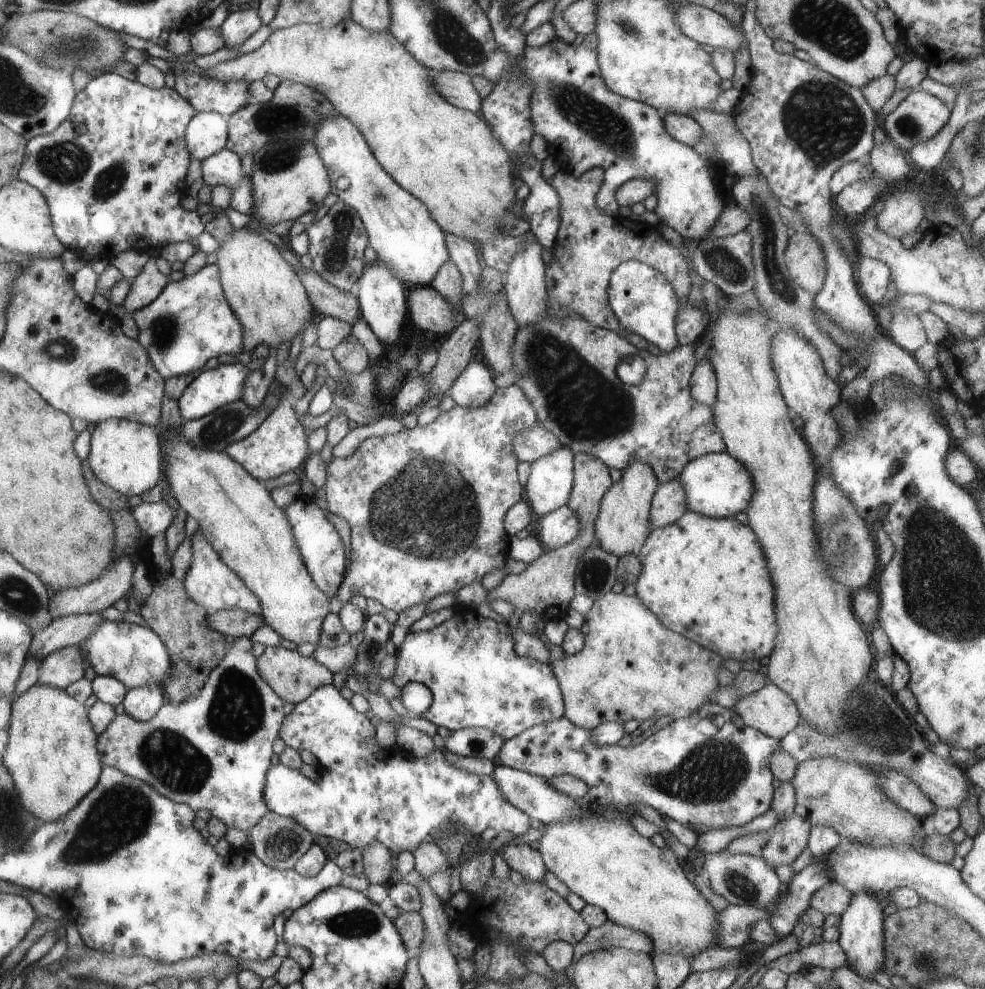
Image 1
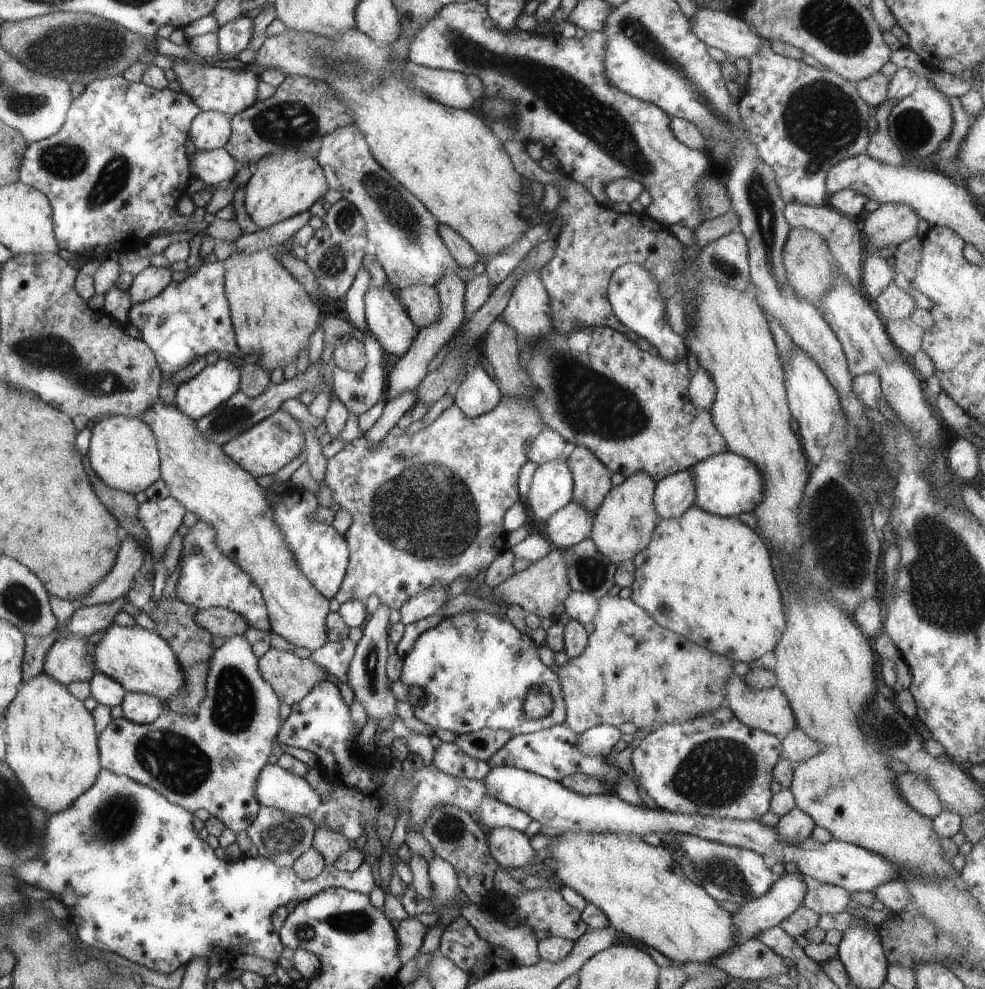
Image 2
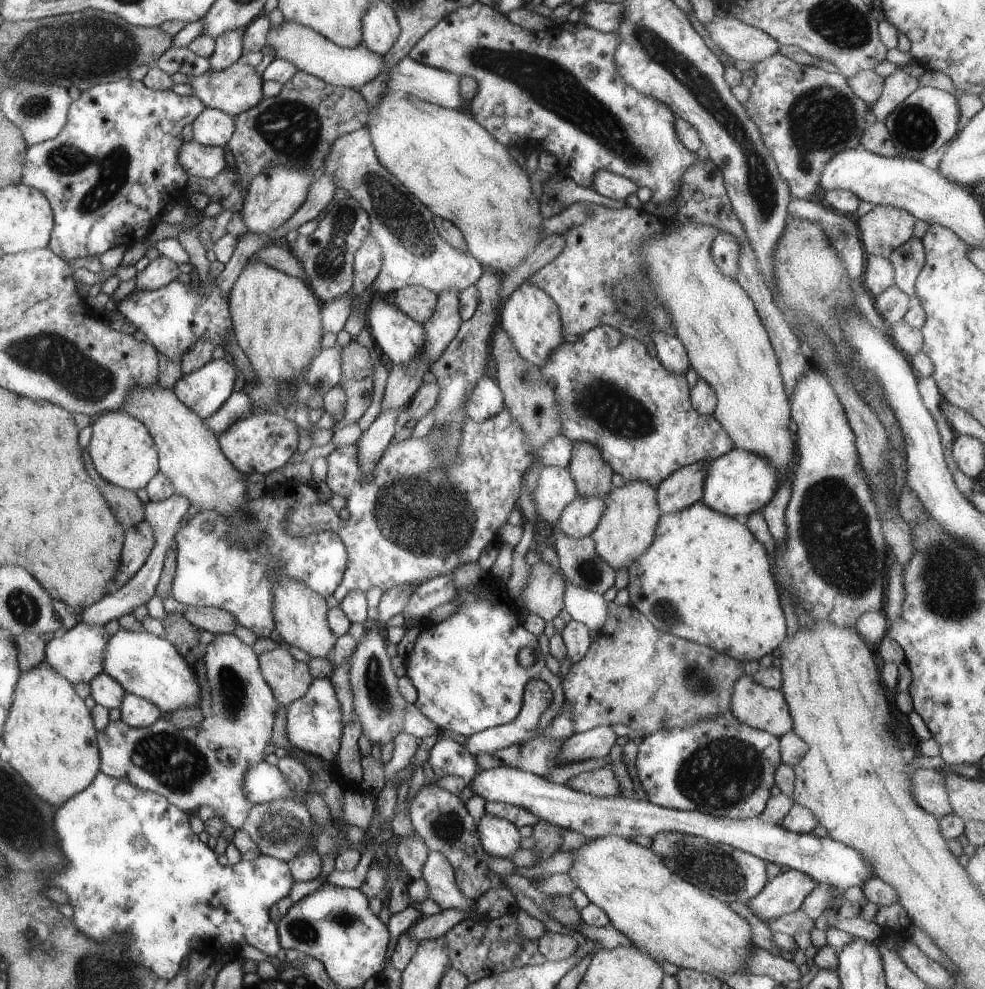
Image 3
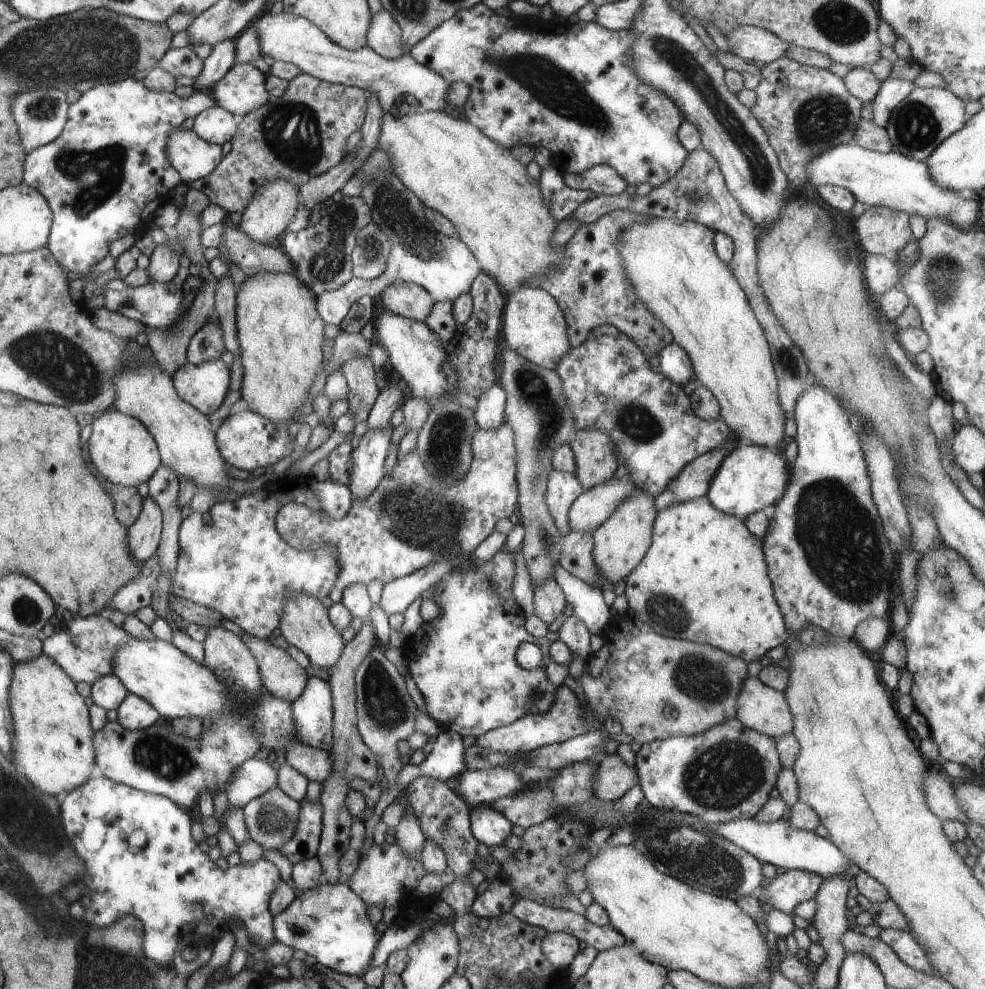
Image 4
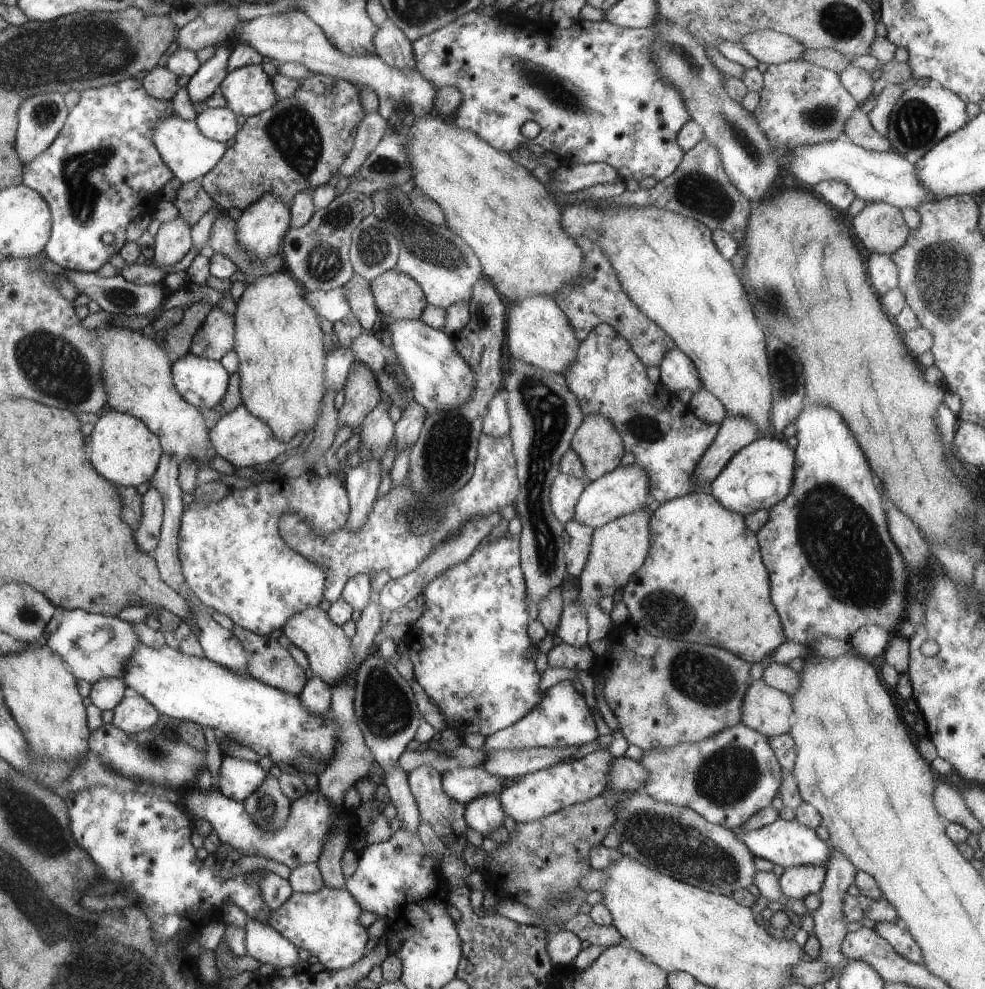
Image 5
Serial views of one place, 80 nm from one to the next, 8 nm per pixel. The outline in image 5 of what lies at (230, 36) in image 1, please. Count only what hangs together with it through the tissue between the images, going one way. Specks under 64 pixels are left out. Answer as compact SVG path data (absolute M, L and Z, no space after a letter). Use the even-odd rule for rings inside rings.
M229 43L219 45L217 52L214 52L214 56L208 62L201 64L198 72L190 78L186 90L188 90L188 96L196 115L204 110L202 102L209 100L214 92L221 89L221 84L229 74L229 60L232 54L232 45Z

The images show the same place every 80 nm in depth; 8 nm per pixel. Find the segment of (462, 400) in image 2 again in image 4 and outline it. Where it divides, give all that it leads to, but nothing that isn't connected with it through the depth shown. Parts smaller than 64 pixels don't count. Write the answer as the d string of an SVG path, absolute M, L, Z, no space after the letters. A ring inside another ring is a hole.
M496 382L484 394L480 394L480 400L474 412L477 426L483 430L492 430L505 422L506 400L506 392Z

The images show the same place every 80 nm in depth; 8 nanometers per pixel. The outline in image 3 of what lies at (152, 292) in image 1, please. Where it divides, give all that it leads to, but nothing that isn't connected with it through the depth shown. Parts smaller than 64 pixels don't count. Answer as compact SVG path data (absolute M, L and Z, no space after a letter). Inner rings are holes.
M160 255L156 260L152 260L144 271L137 274L134 292L158 290L173 282L179 274L178 265L166 256Z

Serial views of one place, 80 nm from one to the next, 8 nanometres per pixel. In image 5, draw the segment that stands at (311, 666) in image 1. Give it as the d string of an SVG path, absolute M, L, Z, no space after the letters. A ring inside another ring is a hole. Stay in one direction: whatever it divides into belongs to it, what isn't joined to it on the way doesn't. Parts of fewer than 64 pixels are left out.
M236 625L231 632L236 634L249 652L249 675L286 694L299 696L302 693L307 682L305 671L279 640L269 636L258 636Z

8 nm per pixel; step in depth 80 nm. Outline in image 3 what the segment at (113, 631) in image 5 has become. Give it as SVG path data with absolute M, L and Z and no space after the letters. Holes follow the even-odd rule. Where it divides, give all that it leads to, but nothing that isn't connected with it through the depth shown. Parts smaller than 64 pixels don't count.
M76 624L70 630L63 630L59 637L48 637L45 650L45 662L57 670L72 685L90 683L105 671L105 651L112 634L106 632L105 626Z

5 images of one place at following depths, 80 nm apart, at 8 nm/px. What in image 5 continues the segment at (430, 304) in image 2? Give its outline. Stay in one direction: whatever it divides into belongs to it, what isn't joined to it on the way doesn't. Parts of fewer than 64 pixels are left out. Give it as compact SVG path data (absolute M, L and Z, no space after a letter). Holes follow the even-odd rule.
M394 269L370 280L375 306L392 319L419 319L428 306L420 285Z

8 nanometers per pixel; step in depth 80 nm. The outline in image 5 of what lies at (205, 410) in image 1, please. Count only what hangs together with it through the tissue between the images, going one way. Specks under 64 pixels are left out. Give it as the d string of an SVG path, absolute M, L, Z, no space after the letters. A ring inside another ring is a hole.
M190 353L173 362L172 376L181 397L199 409L213 409L222 403L230 380L220 361Z

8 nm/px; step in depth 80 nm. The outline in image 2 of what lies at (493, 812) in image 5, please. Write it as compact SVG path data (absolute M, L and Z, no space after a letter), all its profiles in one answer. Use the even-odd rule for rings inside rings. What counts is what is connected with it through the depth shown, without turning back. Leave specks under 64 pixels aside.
M491 828L487 834L486 842L490 848L492 858L503 868L509 869L514 867L528 867L534 863L536 850L530 846L530 836L512 828Z

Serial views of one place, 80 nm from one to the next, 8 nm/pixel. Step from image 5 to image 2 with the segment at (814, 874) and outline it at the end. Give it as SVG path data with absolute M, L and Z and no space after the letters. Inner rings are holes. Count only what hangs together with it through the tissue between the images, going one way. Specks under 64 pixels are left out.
M796 872L796 874L786 873L784 876L776 879L774 888L768 894L746 901L741 906L740 912L733 916L737 926L738 944L753 938L759 931L779 926L780 922L787 919L799 906L803 905L803 898L808 887L806 878L800 872Z

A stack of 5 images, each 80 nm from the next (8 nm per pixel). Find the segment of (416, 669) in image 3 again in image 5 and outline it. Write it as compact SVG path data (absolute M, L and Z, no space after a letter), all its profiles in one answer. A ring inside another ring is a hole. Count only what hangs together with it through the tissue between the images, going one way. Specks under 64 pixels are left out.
M506 532L502 538L494 540L494 542L481 542L476 550L470 554L468 560L448 568L444 574L436 576L420 595L420 602L426 606L424 614L418 618L410 630L414 633L412 643L410 643L410 660L414 664L414 679L420 684L423 690L435 702L440 712L446 717L446 721L450 729L460 731L462 736L469 734L481 734L484 737L498 732L498 730L507 728L512 724L521 720L528 712L532 712L538 708L546 691L540 690L539 682L542 680L541 674L535 668L534 656L536 656L536 648L532 645L532 640L527 634L529 615L528 604L526 604L526 586L524 574L521 568L520 560L520 540L518 536L512 536L510 532Z

